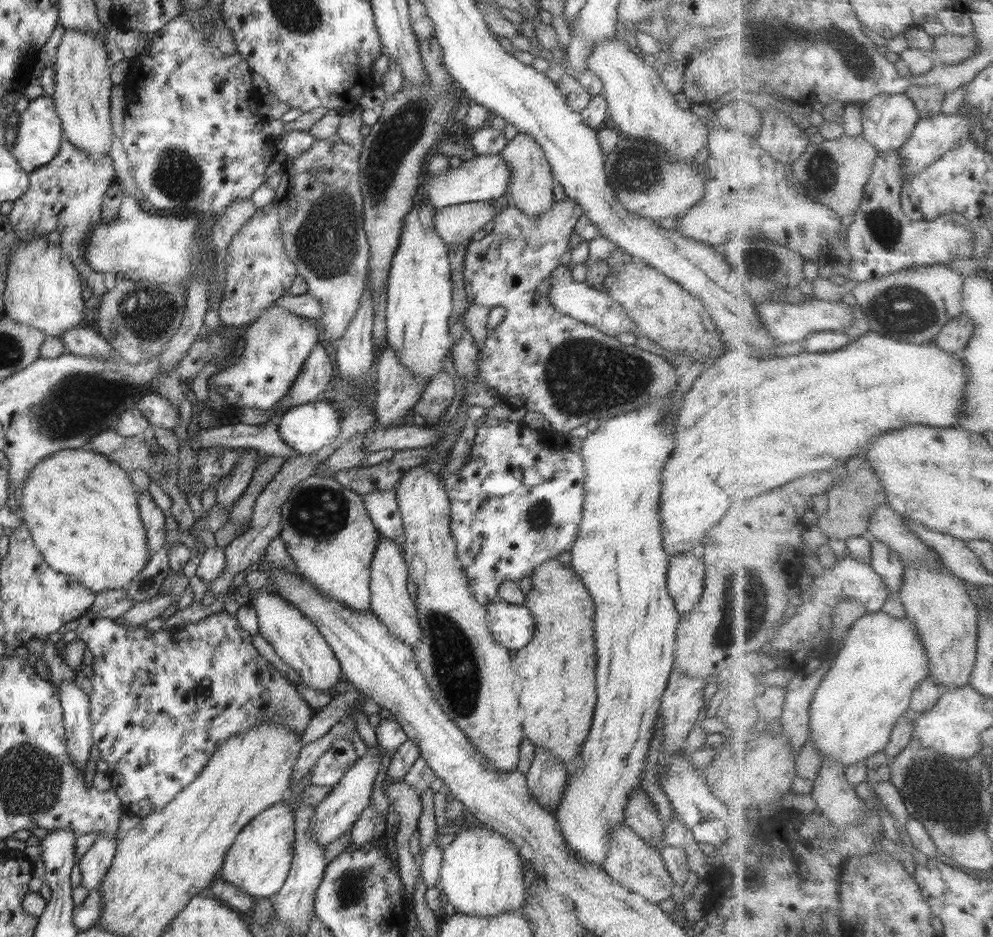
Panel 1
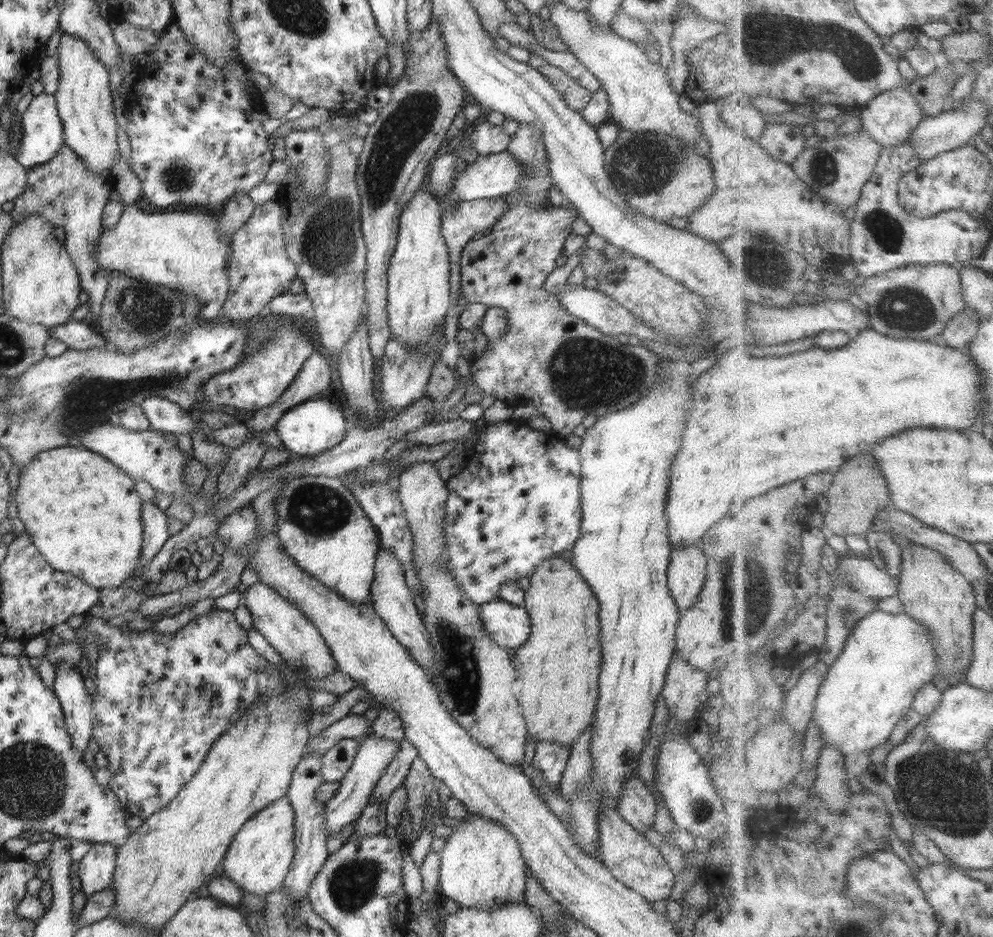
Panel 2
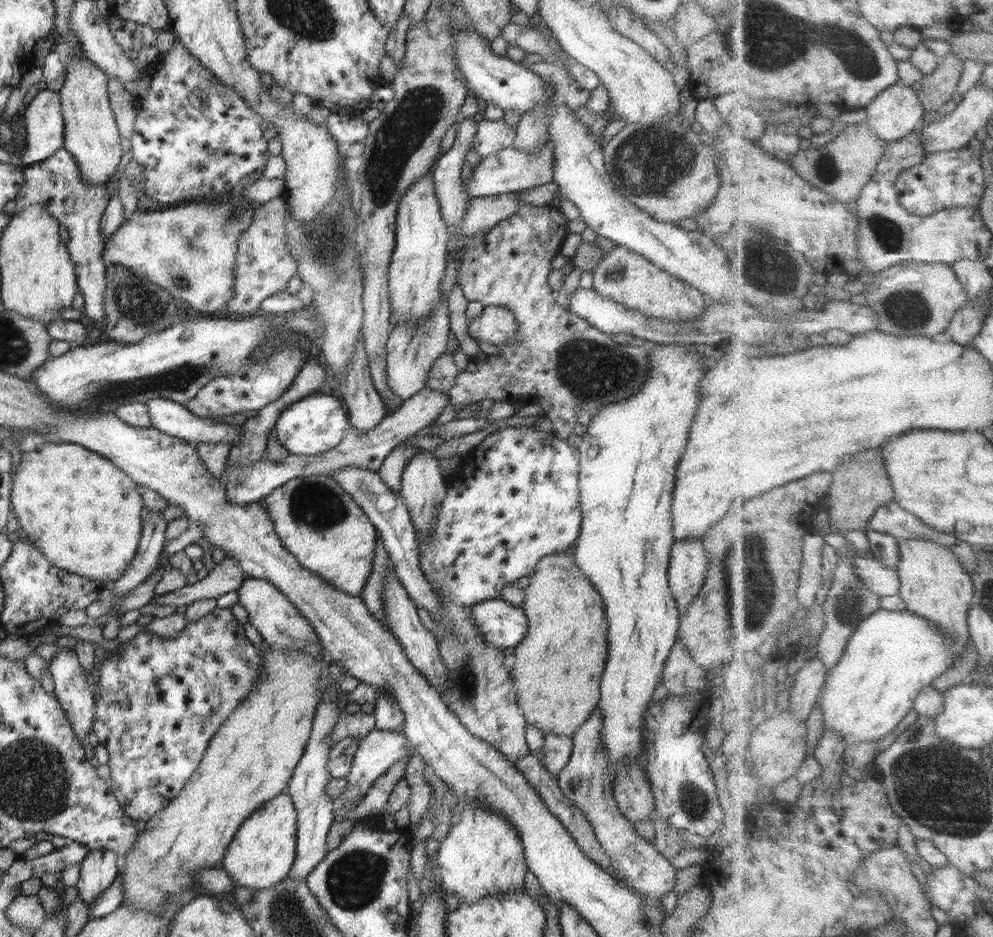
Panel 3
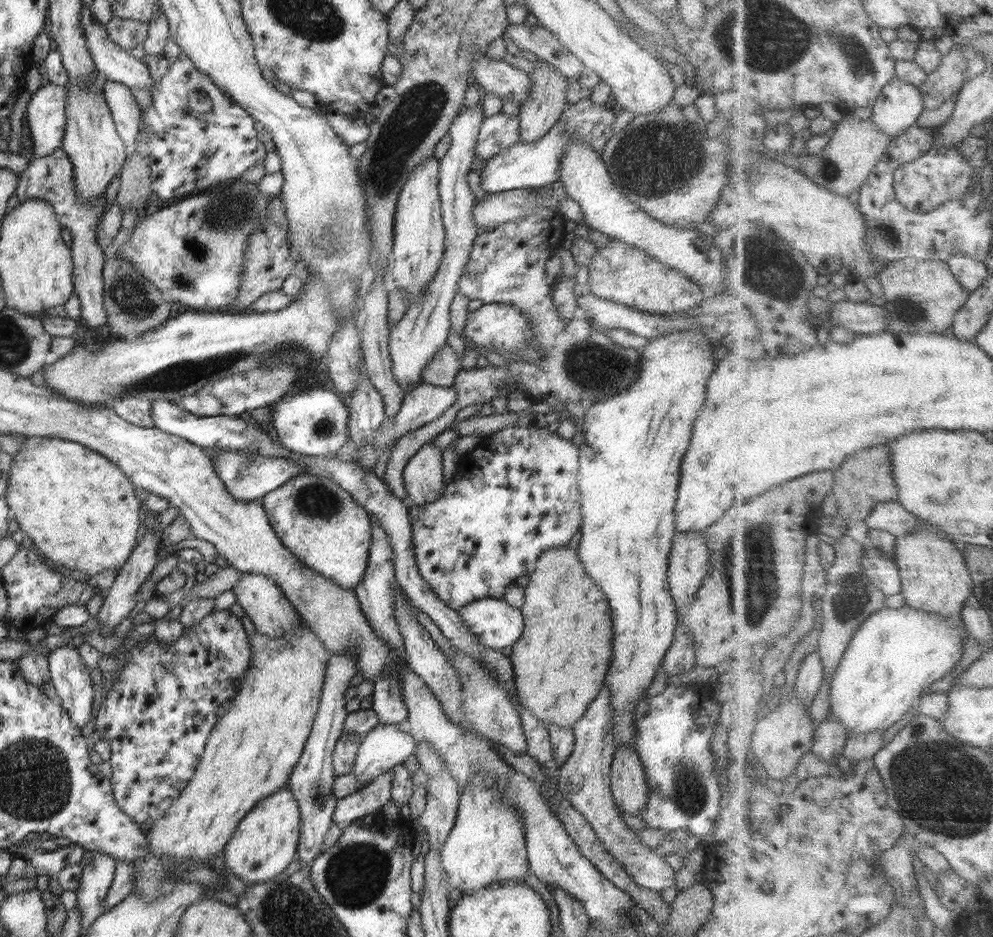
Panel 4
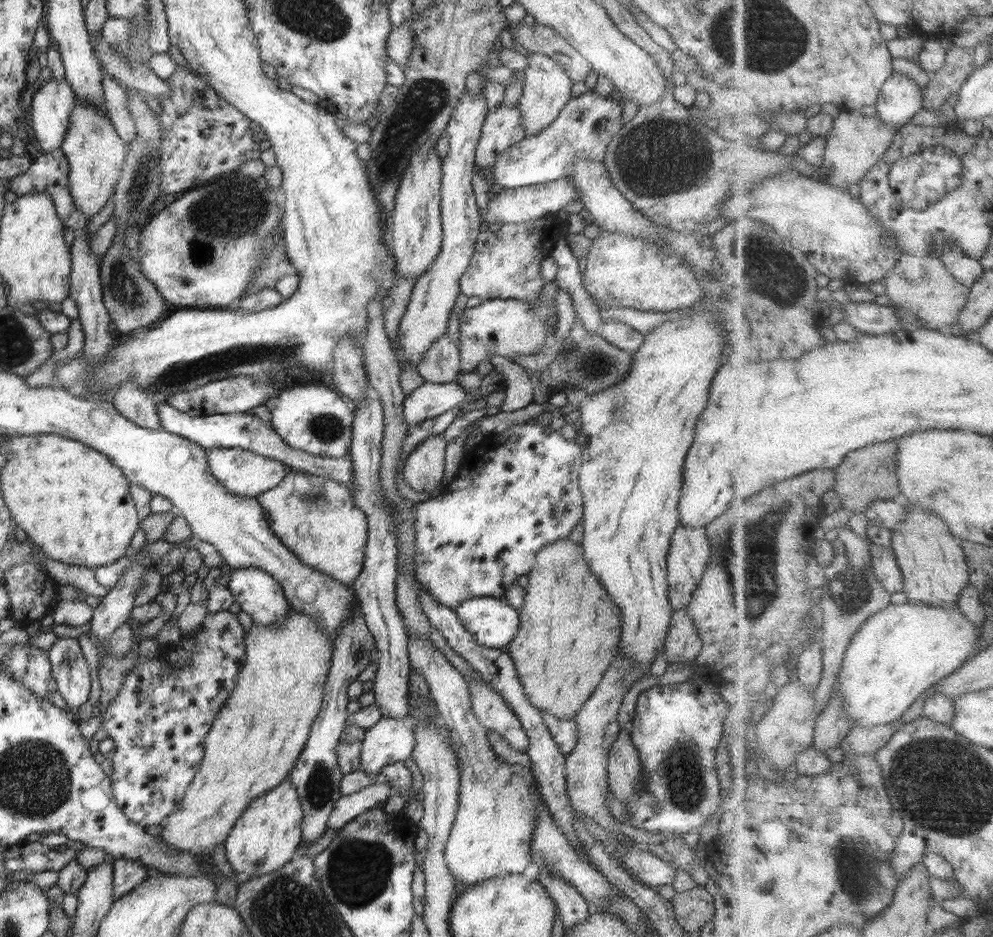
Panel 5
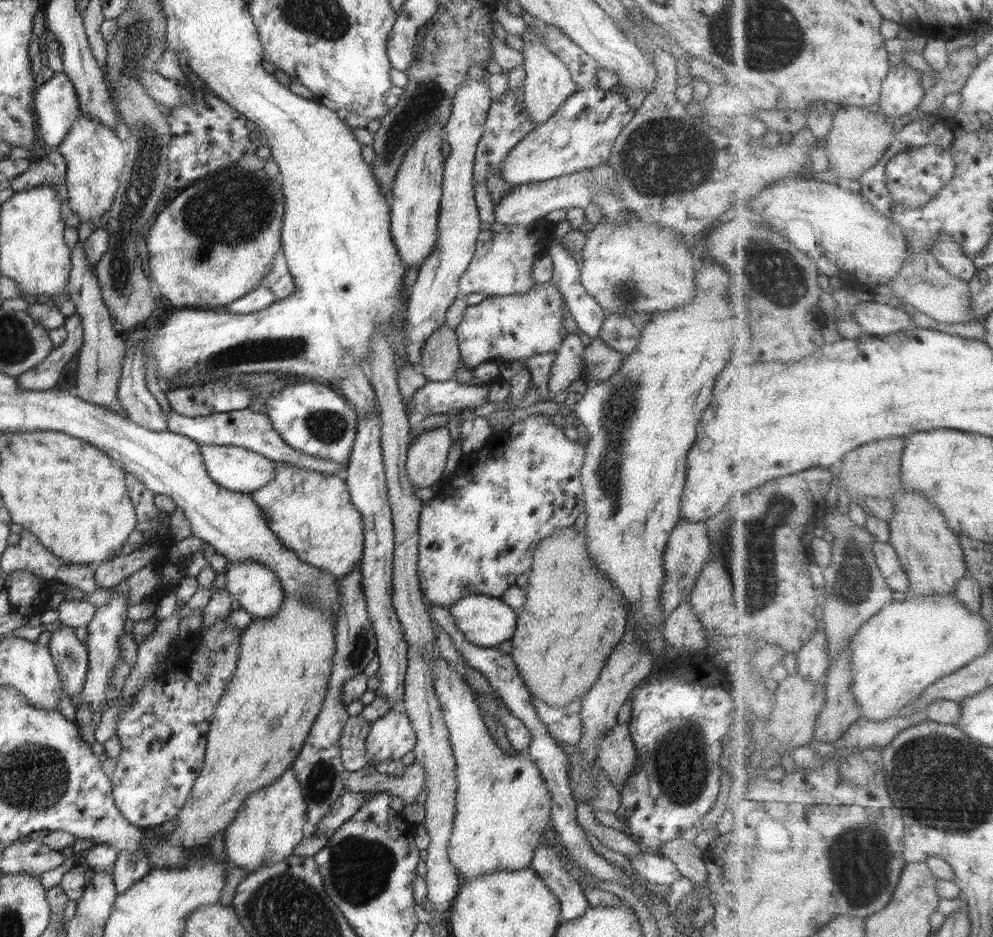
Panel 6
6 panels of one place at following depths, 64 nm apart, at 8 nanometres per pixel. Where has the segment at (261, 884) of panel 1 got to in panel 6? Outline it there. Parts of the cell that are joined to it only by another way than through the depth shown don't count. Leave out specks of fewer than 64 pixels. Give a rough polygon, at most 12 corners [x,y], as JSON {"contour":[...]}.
{"contour":[[290,768],[252,792],[225,830],[231,866],[286,860],[306,836]]}

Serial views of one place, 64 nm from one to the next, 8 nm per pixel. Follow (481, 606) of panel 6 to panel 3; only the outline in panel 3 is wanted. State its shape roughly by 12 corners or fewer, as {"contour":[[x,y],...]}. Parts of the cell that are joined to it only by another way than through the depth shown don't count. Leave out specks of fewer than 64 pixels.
{"contour":[[501,598],[470,606],[488,643],[507,652],[528,632],[522,607]]}

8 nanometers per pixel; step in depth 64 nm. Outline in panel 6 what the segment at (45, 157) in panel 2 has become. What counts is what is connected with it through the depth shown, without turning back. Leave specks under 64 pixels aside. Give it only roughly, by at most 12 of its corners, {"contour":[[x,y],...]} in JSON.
{"contour":[[66,72],[34,94],[38,136],[55,149],[80,115]]}

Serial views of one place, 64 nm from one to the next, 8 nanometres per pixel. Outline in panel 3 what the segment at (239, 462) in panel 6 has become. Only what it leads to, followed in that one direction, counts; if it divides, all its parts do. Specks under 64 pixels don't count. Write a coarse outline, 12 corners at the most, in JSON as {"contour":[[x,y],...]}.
{"contour":[[426,386],[374,429],[334,449],[225,468],[226,501],[246,506],[300,476],[377,472],[450,403]]}

